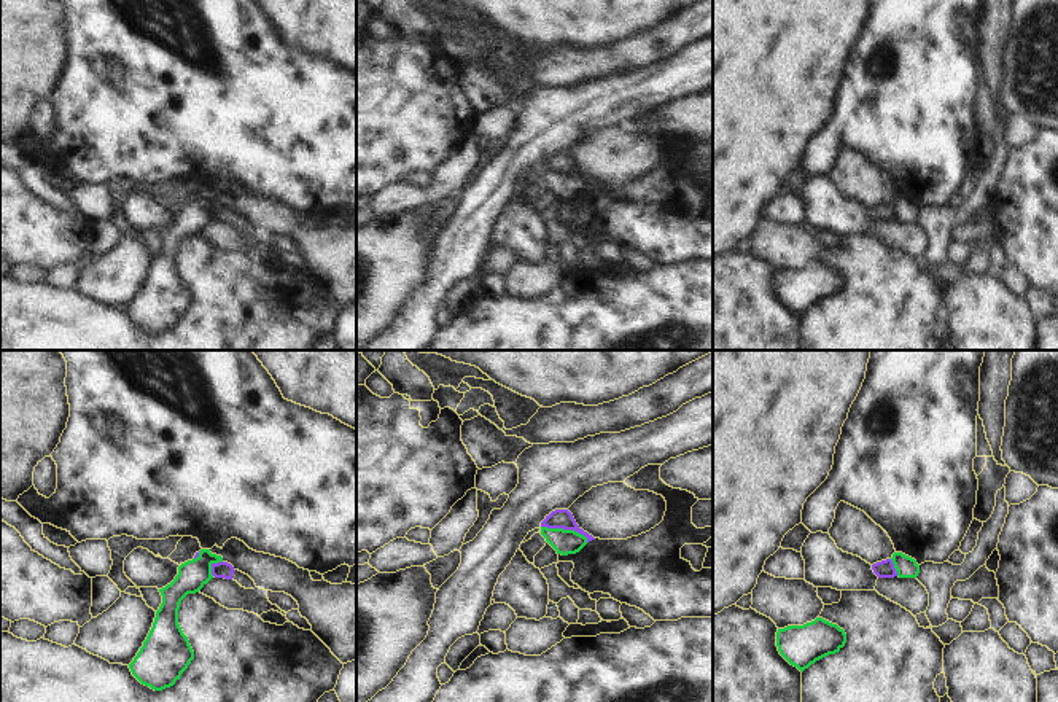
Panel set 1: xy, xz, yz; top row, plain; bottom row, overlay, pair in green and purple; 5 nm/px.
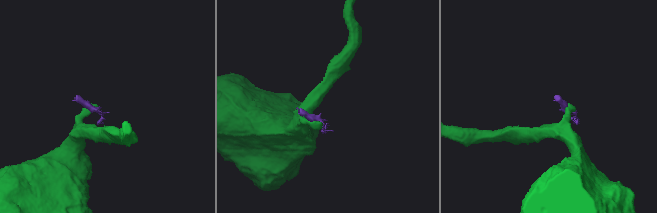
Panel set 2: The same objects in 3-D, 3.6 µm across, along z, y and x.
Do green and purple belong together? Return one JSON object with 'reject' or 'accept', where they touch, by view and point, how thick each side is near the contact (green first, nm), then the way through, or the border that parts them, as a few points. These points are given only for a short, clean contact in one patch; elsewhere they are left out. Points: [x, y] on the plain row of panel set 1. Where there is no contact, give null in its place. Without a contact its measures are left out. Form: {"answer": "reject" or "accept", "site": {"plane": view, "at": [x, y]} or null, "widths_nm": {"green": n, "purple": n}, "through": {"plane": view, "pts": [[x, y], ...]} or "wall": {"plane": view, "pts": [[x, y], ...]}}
{"answer": "reject", "site": {"plane": "xz", "at": [565, 174]}, "widths_nm": {"green": 130, "purple": 100}, "wall": {"plane": "xz", "pts": [[541, 169], [576, 174], [587, 185]]}}

